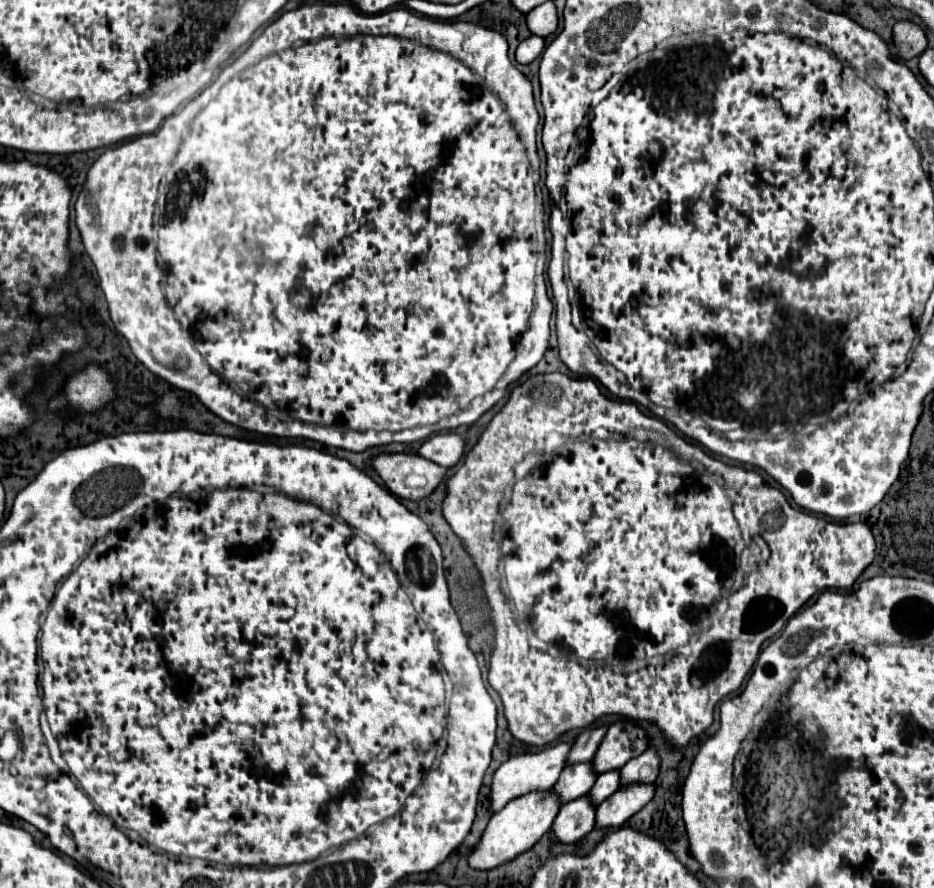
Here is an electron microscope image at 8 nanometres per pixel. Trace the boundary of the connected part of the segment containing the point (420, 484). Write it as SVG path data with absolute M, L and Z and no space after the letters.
M416 453L378 455L372 463L388 489L398 497L410 501L430 497L448 477L446 467L430 463Z

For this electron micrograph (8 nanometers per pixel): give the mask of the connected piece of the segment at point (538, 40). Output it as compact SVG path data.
M532 35L528 39L524 39L518 49L516 49L516 61L522 65L532 63L540 53L544 51L544 39L538 35Z

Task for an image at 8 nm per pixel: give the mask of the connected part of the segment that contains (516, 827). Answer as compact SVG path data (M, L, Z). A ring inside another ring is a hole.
M554 787L546 789L546 791L532 791L526 793L522 797L512 799L502 811L494 813L480 843L476 845L474 853L470 855L468 863L474 869L494 869L510 859L514 859L516 855L528 851L542 835L546 835L552 829L552 823L556 819L556 815L560 813L560 795L554 791Z

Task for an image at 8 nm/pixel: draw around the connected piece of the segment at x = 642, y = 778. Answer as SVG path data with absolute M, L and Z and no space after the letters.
M648 747L642 755L636 759L630 759L622 769L620 769L620 783L654 783L660 773L660 757L656 747Z

